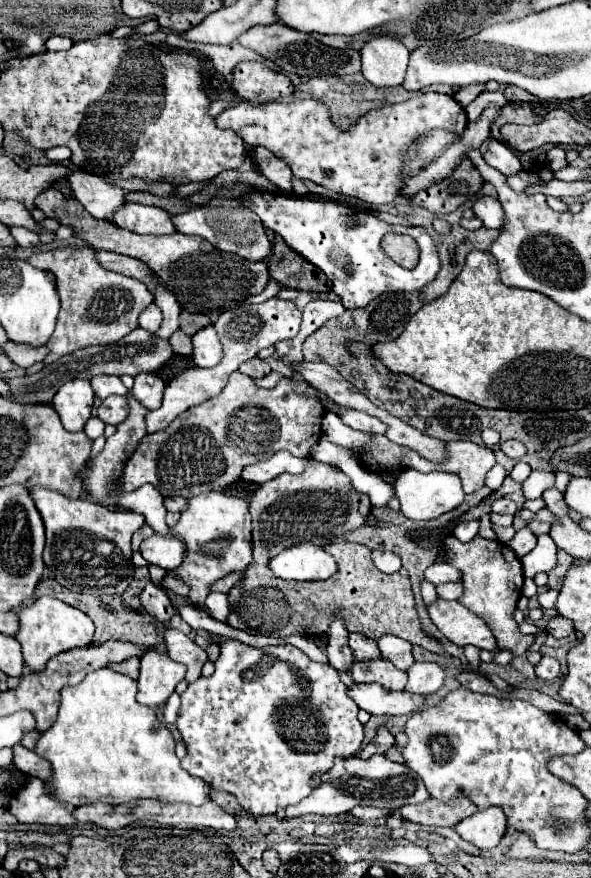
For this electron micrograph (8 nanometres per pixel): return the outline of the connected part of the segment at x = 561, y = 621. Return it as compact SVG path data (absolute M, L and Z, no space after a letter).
M560 615L552 617L552 619L546 623L546 633L554 635L554 637L558 637L558 639L568 637L572 631L574 631L572 621L568 621L566 617L560 617Z

